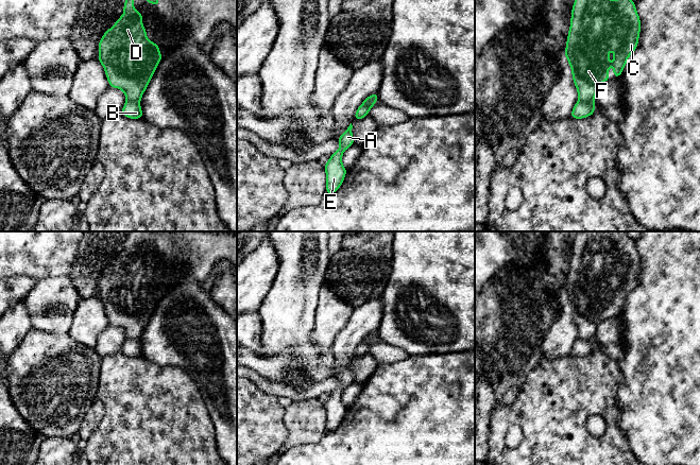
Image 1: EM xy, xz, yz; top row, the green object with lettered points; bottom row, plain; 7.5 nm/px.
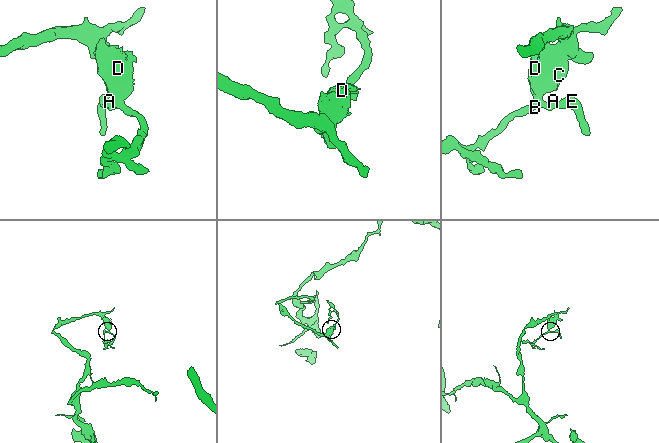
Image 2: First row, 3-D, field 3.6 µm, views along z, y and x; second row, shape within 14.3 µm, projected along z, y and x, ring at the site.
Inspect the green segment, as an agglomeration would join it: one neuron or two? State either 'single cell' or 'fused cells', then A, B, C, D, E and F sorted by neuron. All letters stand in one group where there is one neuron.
fused cells | A B E / C D F

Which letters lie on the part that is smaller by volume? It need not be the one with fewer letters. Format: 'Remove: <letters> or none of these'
Remove: A, B, E

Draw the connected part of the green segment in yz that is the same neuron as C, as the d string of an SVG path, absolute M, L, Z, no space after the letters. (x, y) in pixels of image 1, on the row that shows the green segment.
M575 0L571 8L570 28L568 31L566 56L571 68L573 80L578 91L580 101L590 102L595 100L597 89L603 82L610 81L605 74L610 70L610 59L607 55L610 53L610 47L614 47L614 76L619 79L629 56L634 53L638 45L641 32L641 19L635 8L635 2L632 0Z

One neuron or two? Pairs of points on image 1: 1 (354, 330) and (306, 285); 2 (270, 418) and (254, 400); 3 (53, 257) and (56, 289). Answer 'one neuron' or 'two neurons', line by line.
1: two neurons
2: one neuron
3: two neurons

